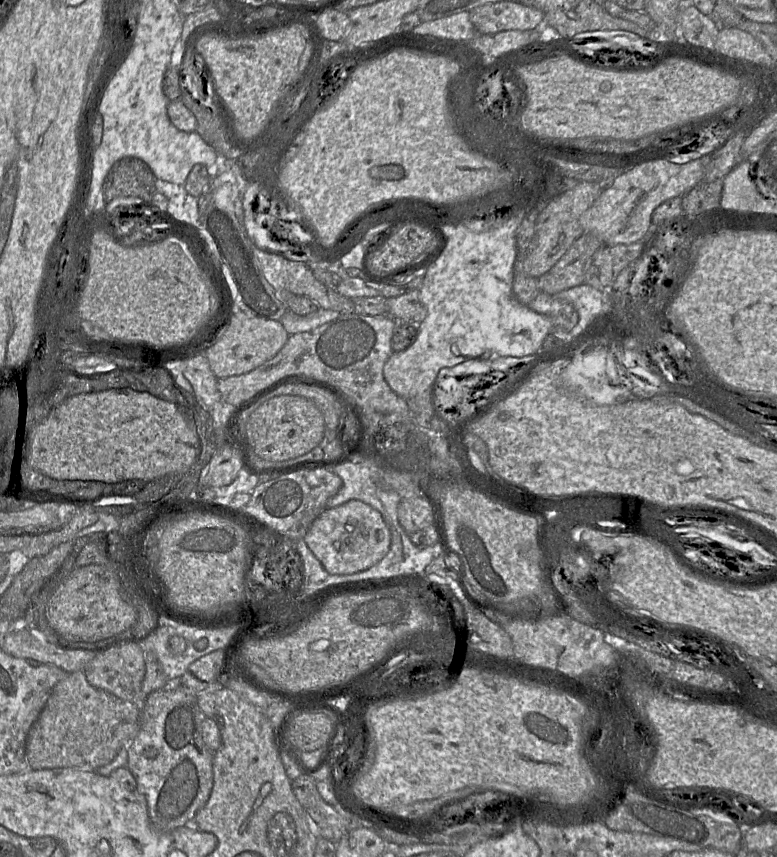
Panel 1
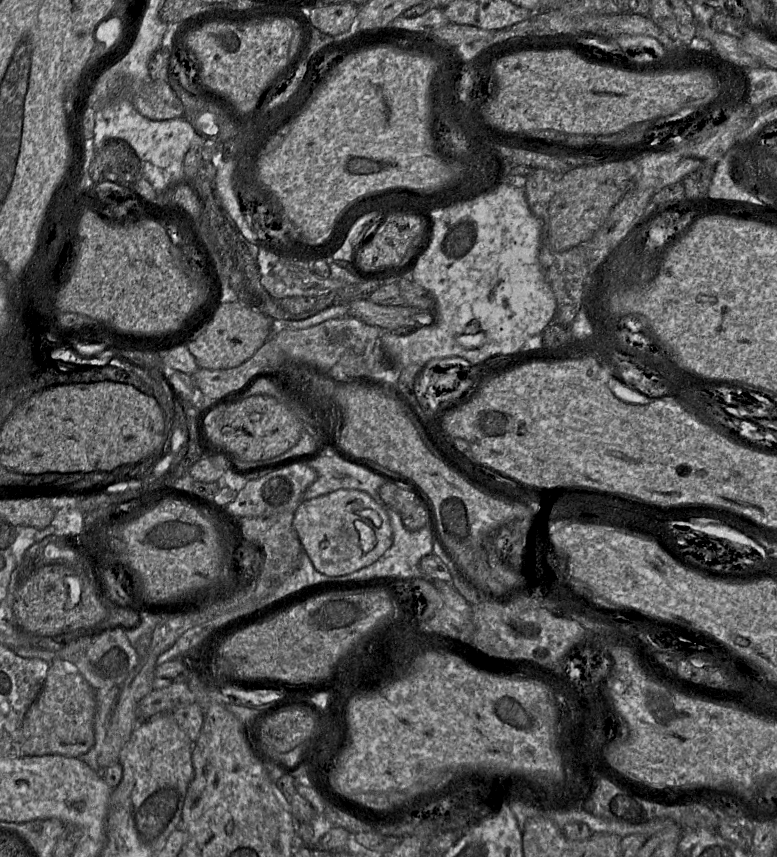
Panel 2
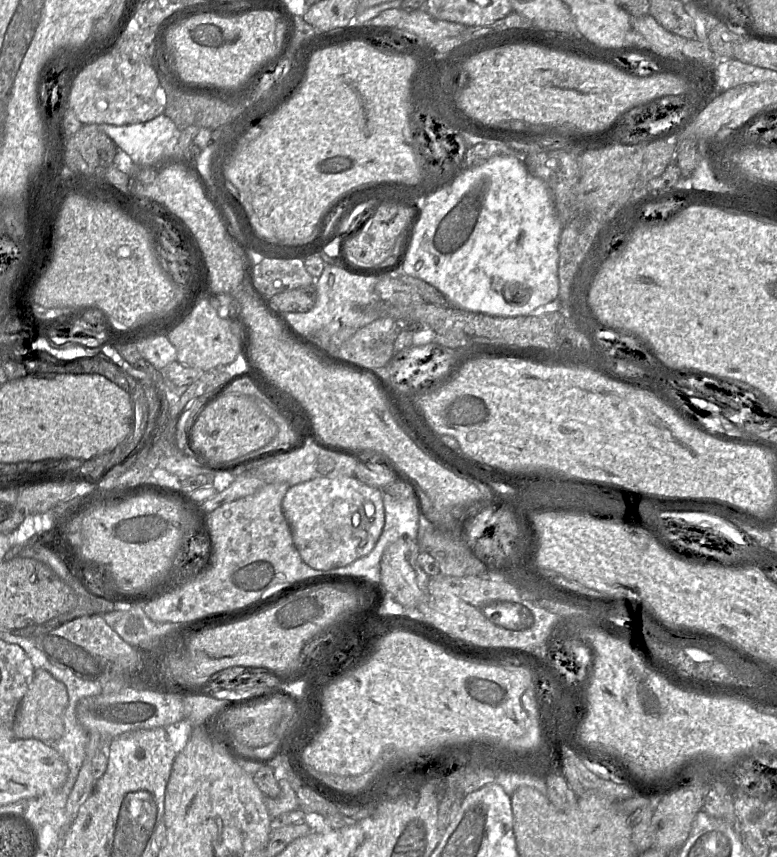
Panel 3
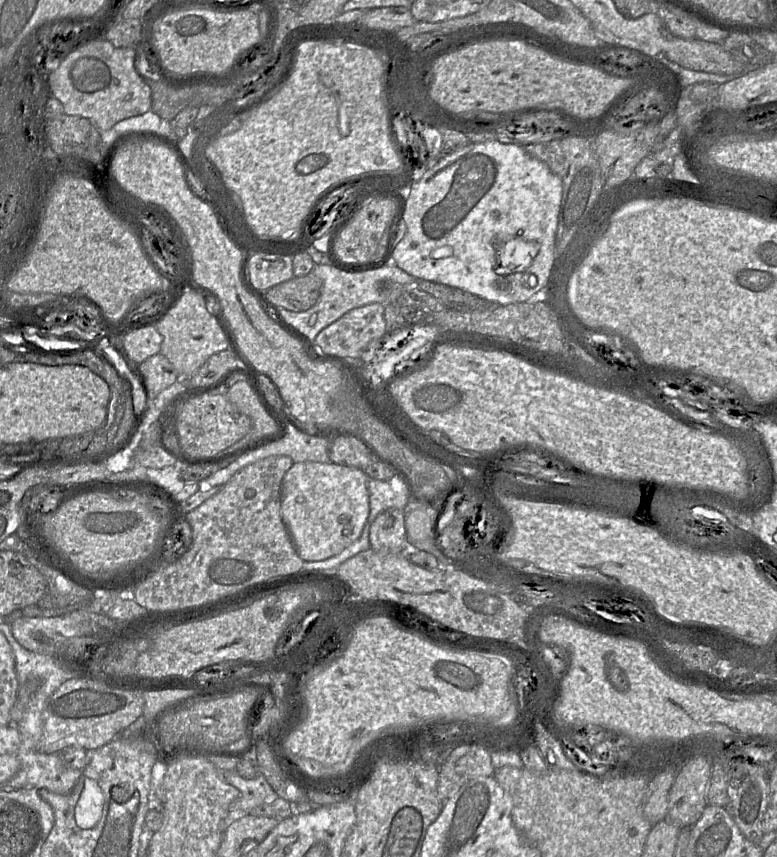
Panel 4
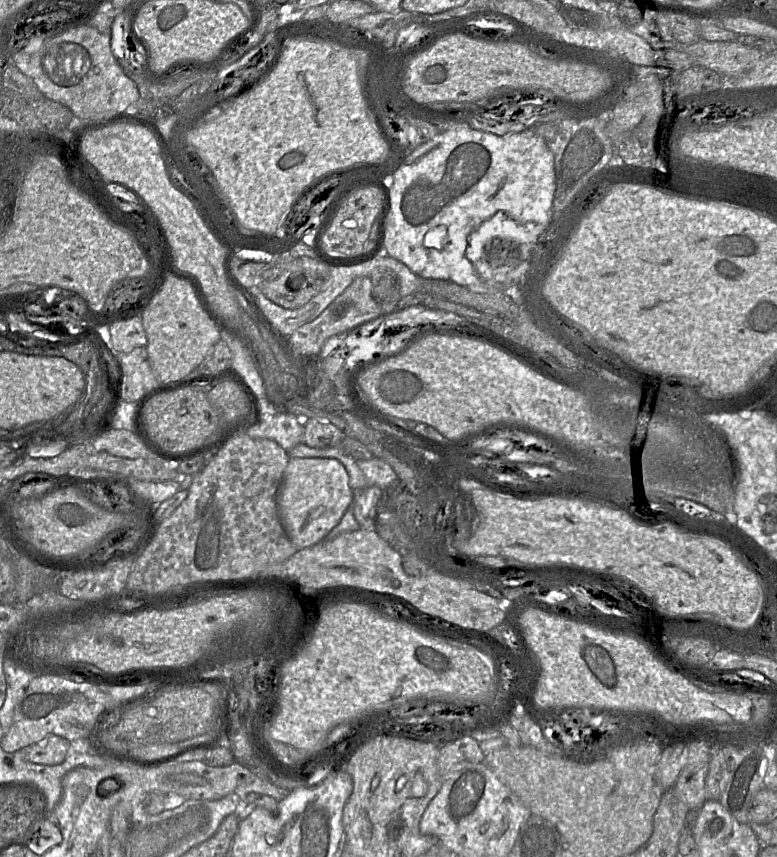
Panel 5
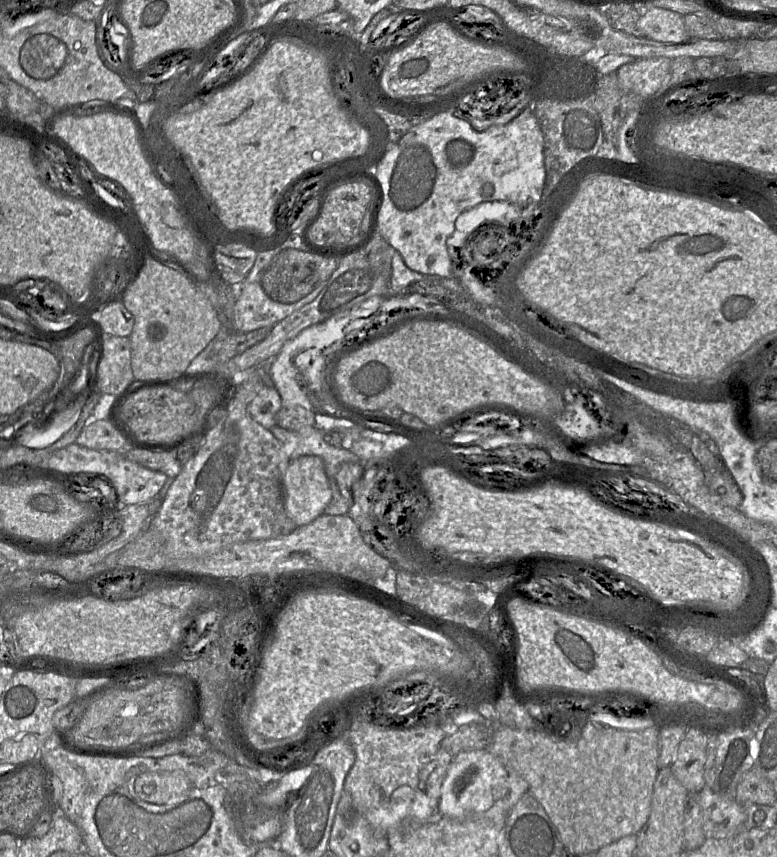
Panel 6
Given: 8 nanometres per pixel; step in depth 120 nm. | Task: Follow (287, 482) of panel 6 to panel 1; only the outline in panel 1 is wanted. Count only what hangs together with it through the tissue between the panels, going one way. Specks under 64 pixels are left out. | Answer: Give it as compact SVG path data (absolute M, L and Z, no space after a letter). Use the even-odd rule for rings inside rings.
M350 500L326 508L314 520L304 541L327 572L348 575L367 570L383 559L390 549L391 532L379 511L362 501Z

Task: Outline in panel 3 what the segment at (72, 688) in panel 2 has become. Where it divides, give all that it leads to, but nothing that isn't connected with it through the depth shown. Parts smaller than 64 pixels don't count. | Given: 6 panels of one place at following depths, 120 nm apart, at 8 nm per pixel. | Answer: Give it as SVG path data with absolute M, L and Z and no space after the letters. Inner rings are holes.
M36 669L14 718L13 731L18 739L37 739L47 745L64 734L64 713L69 705L66 686L44 669Z

